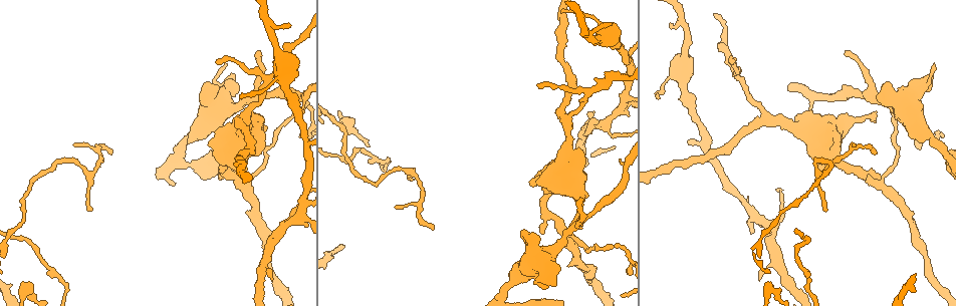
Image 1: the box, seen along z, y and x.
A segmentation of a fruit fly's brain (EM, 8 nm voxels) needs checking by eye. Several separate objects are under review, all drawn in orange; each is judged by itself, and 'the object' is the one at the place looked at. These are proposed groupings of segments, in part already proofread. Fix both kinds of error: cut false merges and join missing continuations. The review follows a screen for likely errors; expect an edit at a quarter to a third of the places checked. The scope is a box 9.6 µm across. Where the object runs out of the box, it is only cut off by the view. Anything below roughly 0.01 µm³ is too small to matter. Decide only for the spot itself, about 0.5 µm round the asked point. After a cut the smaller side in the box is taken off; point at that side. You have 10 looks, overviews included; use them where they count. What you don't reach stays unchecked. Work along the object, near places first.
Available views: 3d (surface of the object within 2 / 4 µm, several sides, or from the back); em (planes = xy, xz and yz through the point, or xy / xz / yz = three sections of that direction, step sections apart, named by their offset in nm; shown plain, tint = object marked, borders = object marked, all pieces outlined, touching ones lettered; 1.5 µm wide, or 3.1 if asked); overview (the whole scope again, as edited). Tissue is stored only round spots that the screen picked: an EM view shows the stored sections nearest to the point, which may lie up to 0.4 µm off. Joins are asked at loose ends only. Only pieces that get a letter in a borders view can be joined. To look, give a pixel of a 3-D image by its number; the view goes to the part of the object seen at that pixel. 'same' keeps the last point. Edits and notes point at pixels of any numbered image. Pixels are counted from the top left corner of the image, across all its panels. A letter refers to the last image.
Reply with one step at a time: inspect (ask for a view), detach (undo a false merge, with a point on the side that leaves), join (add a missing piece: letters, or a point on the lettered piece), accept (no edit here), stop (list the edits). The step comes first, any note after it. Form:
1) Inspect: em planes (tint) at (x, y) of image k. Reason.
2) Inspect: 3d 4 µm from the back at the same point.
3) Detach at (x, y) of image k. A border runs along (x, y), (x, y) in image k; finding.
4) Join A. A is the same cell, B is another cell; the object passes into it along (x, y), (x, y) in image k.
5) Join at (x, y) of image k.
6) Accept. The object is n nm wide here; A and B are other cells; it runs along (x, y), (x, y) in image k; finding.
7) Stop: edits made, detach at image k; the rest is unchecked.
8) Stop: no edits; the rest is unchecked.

Inspect: 3d 4 µm at (347, 124) of image 1. Branch point.

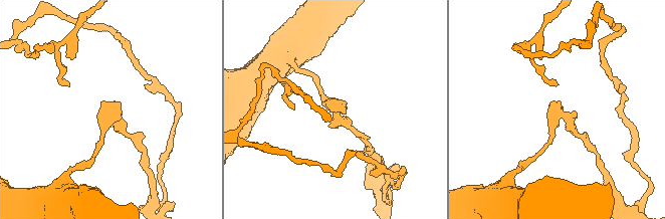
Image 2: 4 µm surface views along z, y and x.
Inspect: em yz step 4 (tint) at (337, 107) of image 2.

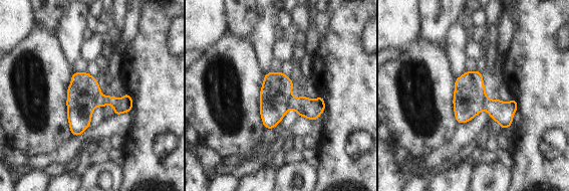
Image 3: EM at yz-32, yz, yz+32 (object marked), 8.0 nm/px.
Inspect: em planes (borders) at the same point. Cut it another way.

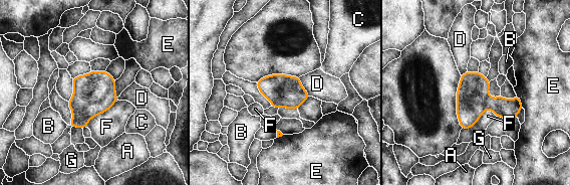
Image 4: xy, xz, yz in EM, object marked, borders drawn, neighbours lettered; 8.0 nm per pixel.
Detach at (473, 94) of image 4. A, B, C, D, E, F and G are other cells; a border runs along (490, 98), (487, 108) in image 4; two neurons meet here.

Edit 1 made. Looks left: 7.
Inspect: em yz step 4 (tint) at (742, 79) of image 1. Abrupt turn.

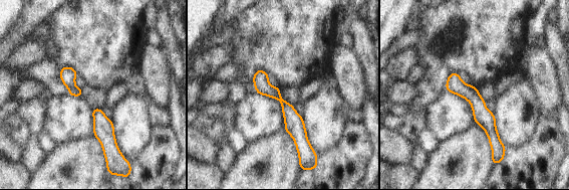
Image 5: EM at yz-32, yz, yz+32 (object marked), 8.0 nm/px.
Inspect: em planes (tint) at the same point.

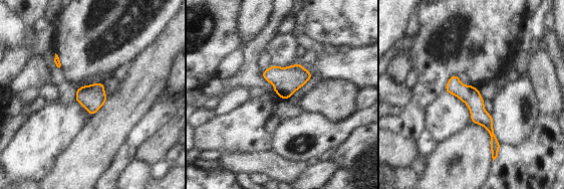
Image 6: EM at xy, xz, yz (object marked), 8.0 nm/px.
Inspect: em planes (borders) at the same point.

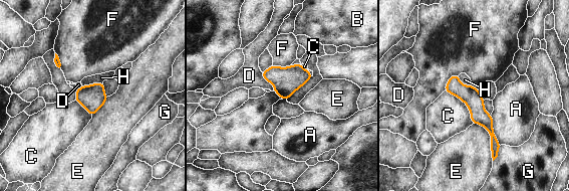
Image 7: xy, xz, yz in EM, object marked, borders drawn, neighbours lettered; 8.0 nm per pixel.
Accept. The longest contact is with C, 360 nm; A, B, C, D, E, F, G and H are other cells; a border runs along (458, 74), (450, 77), (444, 89) in image 7; all the same neuron.

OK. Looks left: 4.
Stop: edits made, detach at image 4; the rest is unchecked.

